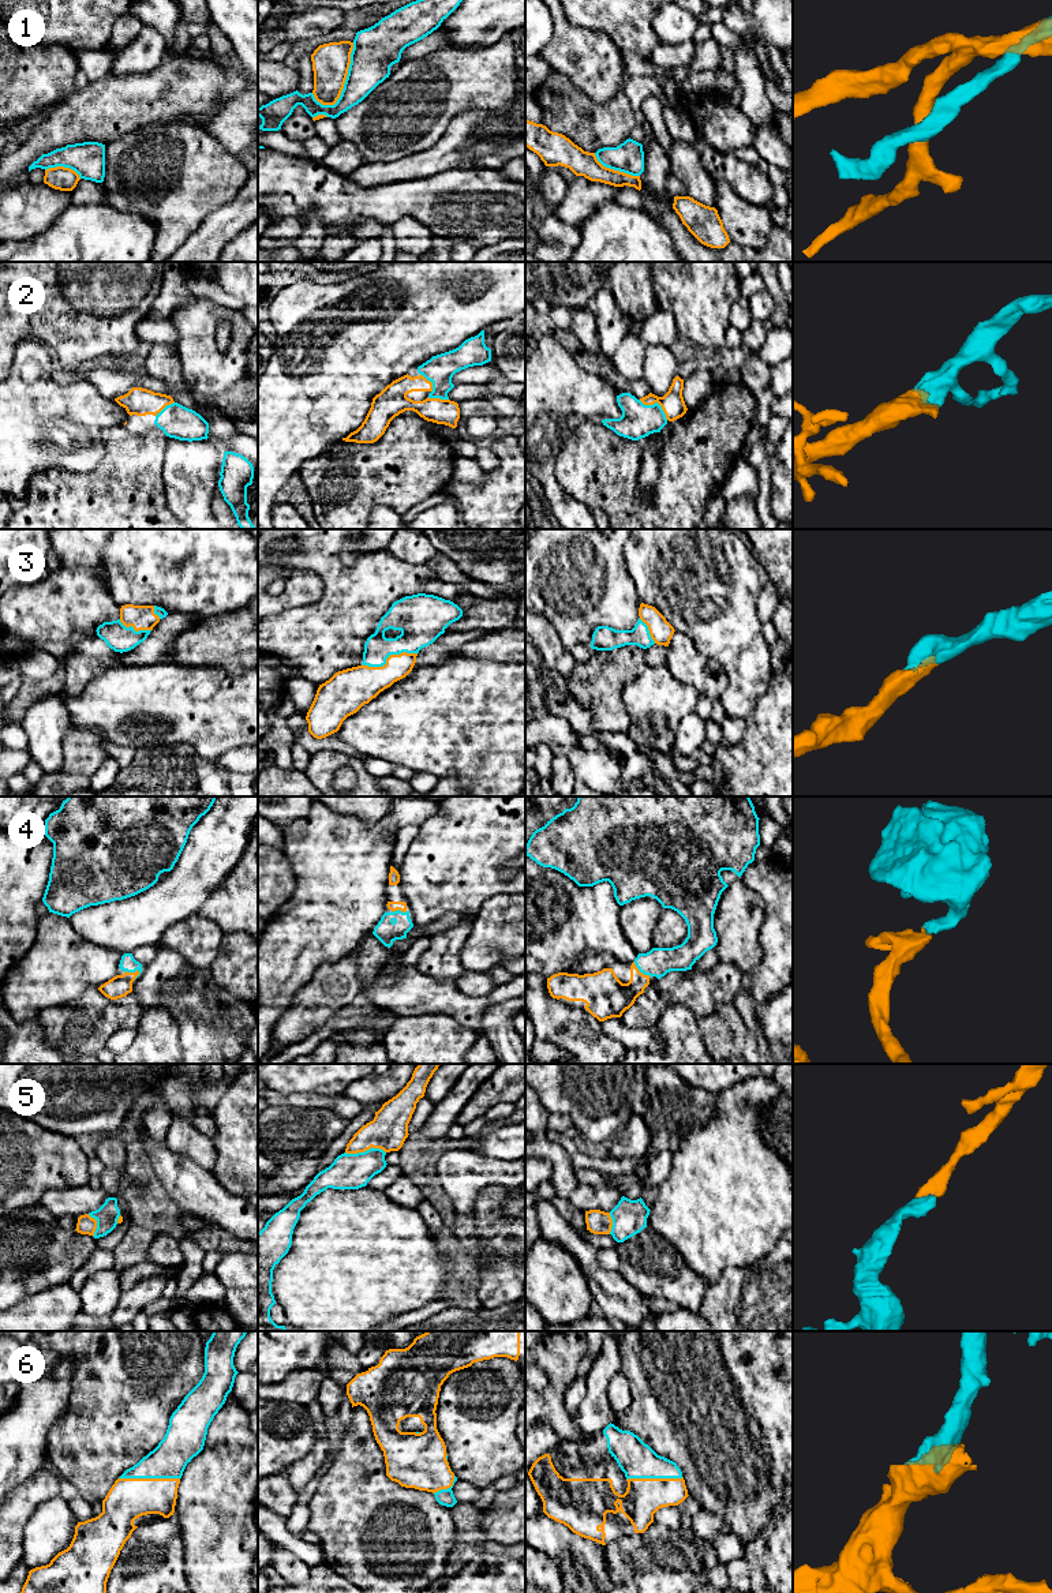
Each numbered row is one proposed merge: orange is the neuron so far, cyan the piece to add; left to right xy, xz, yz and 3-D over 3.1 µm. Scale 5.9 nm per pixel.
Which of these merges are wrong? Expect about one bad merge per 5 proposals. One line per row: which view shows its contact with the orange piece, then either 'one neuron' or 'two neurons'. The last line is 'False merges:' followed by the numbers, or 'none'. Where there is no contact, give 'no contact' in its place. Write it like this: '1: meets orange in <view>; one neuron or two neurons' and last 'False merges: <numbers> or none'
1: meets orange in xz; two neurons
2: meets orange in yz; one neuron
3: meets orange in xz; one neuron
4: meets orange in xy; one neuron
5: meets orange in xz; one neuron
6: meets orange in xy; one neuron
False merges: 1

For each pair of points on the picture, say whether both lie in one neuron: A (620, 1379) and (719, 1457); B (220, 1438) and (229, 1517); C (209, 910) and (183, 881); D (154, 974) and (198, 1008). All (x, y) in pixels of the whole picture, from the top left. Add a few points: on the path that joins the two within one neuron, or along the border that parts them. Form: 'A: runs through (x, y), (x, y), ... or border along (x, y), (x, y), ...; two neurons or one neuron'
A: border along (622, 1368), (631, 1404), (614, 1413); two neurons
B: runs through (224, 1457), (224, 1498); one neuron
C: border along (224, 880), (197, 913); two neurons
D: runs through (154, 989), (165, 1000), (183, 1007); one neuron

